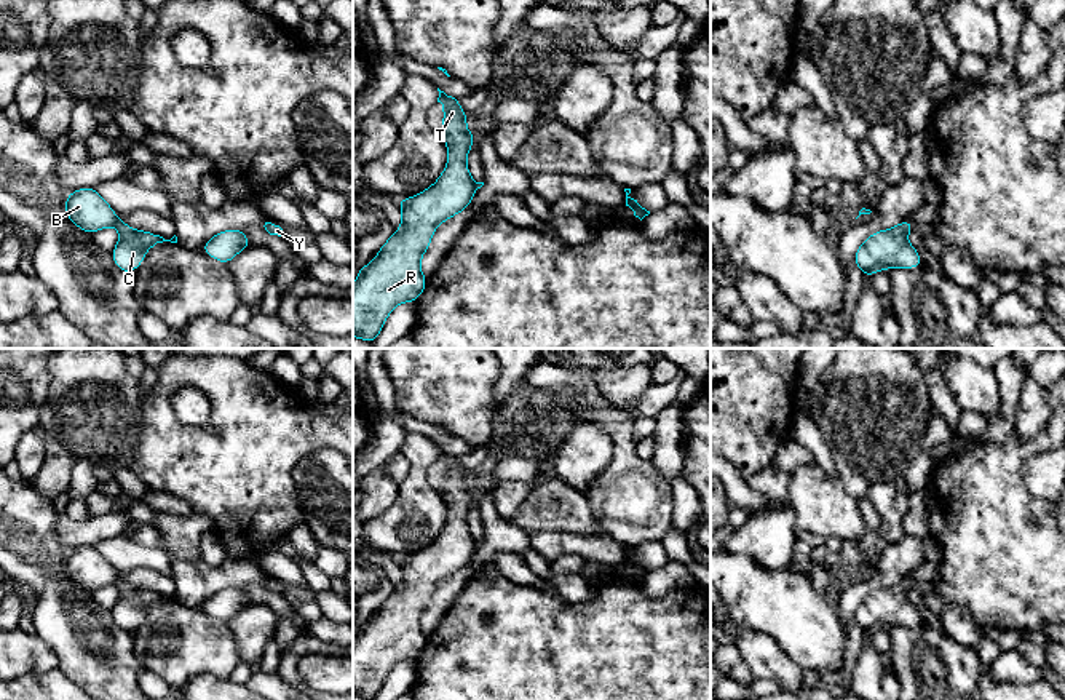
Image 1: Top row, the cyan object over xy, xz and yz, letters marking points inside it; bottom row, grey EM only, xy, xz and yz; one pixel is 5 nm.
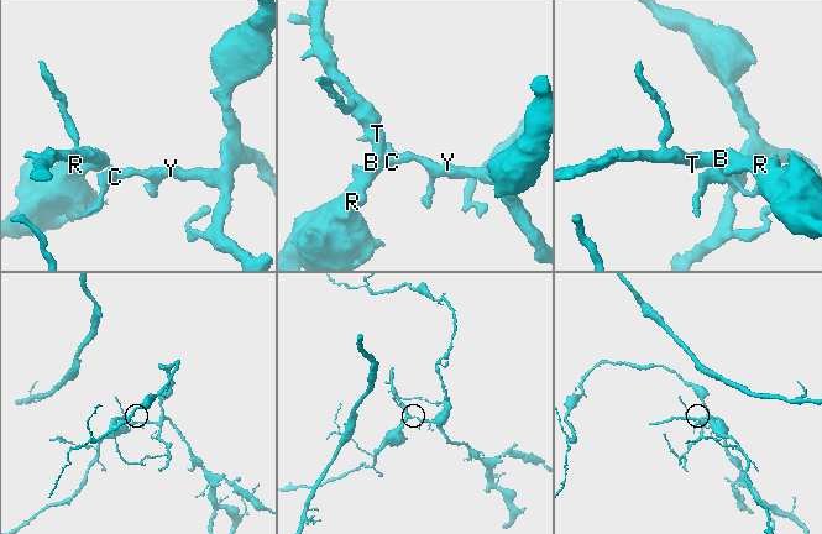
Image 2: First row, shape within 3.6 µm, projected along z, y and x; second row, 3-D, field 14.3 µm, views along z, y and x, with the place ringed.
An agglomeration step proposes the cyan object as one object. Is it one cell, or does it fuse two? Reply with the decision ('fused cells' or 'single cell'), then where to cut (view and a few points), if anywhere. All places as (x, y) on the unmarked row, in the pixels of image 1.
fused cells; cut xy (118, 577), (115, 584)

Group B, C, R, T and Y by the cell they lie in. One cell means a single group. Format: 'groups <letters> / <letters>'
groups B R T / C Y

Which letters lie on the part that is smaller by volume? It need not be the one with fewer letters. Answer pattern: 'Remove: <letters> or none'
Remove: B, R, T

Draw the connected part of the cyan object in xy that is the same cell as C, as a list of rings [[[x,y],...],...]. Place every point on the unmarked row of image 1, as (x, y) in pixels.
[[[118,579],[115,585],[120,591],[120,599],[110,614],[115,623],[126,631],[134,630],[144,620],[148,606],[163,599],[177,601],[176,593],[171,598],[164,598],[163,595],[145,588],[134,588],[123,579]]]

